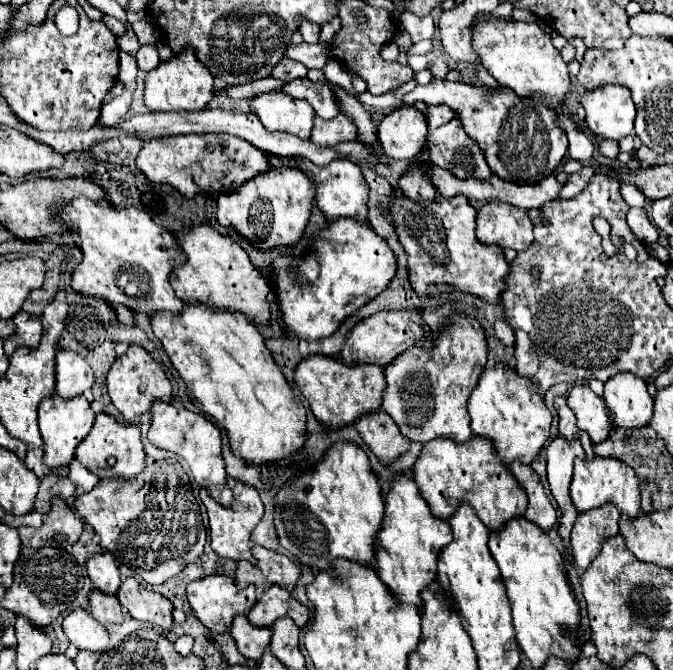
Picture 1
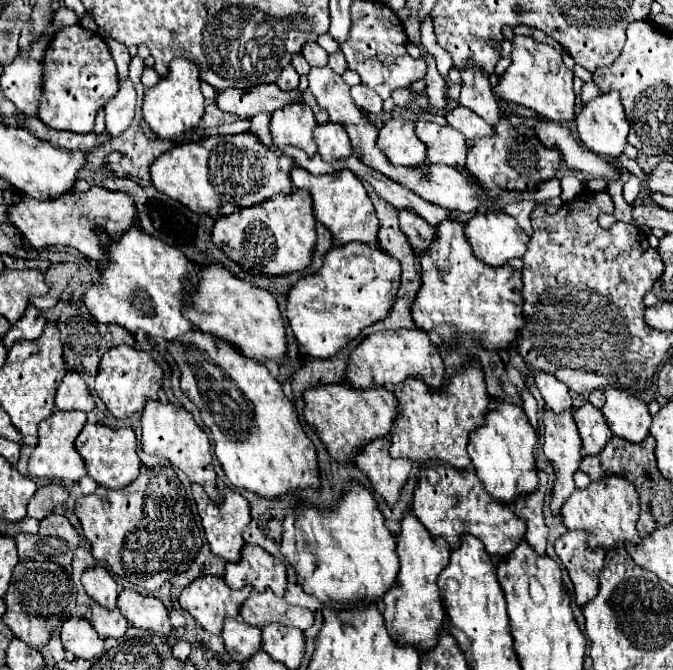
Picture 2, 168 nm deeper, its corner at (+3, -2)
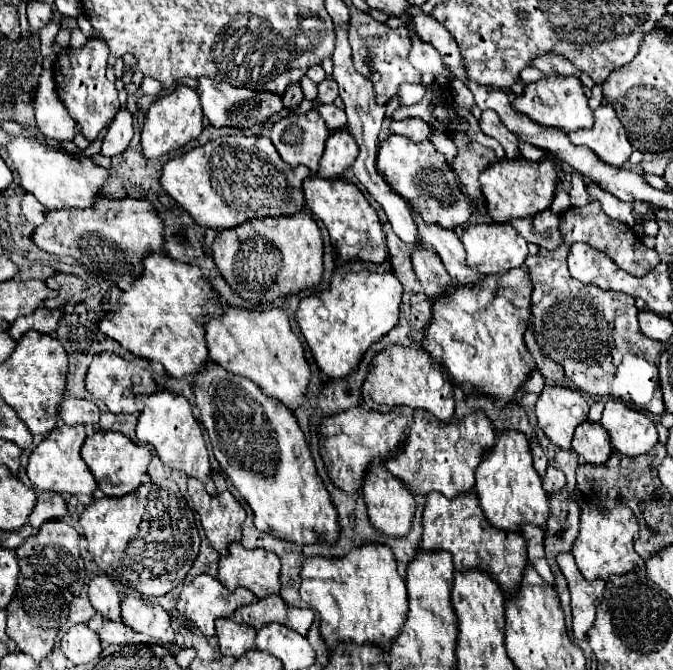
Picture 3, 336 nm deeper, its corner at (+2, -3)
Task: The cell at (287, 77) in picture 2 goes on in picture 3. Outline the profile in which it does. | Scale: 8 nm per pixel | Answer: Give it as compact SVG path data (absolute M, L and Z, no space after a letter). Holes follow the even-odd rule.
M290 85L286 89L286 93L282 95L282 103L286 109L296 109L302 103L302 99L304 99L304 93L302 93L300 85Z

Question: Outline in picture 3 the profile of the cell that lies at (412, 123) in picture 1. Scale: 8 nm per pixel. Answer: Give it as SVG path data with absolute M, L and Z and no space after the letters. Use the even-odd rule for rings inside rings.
M390 135L386 141L382 141L378 149L376 167L384 181L394 189L394 193L404 197L410 203L412 211L430 225L456 229L466 225L476 211L476 203L466 199L464 193L458 189L456 173L448 165L446 157L438 153L430 141L414 143L402 135Z

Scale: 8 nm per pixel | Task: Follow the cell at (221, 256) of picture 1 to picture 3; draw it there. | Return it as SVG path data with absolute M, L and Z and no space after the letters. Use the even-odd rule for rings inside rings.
M226 307L226 315L222 315L222 319L210 319L206 325L206 341L214 363L234 375L254 381L264 395L278 399L290 411L302 407L310 381L310 365L304 357L302 341L292 331L290 319L282 309L256 313Z

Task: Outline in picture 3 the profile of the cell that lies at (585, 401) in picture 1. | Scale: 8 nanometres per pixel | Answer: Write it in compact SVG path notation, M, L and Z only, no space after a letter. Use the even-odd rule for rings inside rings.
M588 421L578 425L578 429L574 431L572 449L580 457L584 457L584 461L590 465L606 463L612 453L612 445L610 445L610 437L606 437L606 429L602 429L600 423L588 423Z

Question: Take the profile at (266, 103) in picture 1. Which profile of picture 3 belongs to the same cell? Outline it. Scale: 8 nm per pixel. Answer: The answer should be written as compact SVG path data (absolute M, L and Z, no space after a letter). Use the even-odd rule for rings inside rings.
M308 111L306 115L288 115L286 121L280 121L272 133L270 139L276 145L280 157L290 165L290 167L298 167L298 165L306 165L314 175L318 173L318 163L320 157L324 153L324 143L328 139L330 131L324 123L324 119L318 115L316 119L316 111ZM290 127L298 127L302 131L302 141L298 145L286 145L282 141L282 133Z

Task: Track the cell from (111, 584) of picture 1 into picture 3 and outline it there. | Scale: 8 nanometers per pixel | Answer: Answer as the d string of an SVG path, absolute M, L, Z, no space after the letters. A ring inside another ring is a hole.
M98 575L90 581L90 603L92 607L110 621L120 621L120 595L116 585L106 577Z

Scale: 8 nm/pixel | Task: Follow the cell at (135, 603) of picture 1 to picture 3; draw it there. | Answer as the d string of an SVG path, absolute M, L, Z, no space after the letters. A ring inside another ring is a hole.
M136 601L136 605L122 605L122 623L134 631L146 633L166 645L174 643L174 631L170 625L170 615L150 601Z

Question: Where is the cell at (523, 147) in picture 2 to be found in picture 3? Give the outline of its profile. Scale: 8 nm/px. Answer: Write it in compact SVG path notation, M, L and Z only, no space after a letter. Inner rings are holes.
M546 159L540 163L530 161L496 161L494 169L482 173L482 193L486 199L486 211L494 223L510 223L512 219L532 219L552 205L556 193L556 165Z

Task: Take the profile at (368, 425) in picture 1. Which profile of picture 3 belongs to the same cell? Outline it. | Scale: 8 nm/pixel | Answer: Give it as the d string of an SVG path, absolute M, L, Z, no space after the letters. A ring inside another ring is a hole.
M374 461L370 465L370 471L366 475L366 481L364 481L364 487L362 487L362 495L364 495L364 501L366 501L366 509L368 509L368 517L370 517L370 523L384 535L388 537L404 537L408 535L410 531L410 523L412 523L412 517L414 517L414 495L408 493L408 489L402 485L402 481L398 481L396 477L392 477L386 469L384 469L384 463L382 461Z

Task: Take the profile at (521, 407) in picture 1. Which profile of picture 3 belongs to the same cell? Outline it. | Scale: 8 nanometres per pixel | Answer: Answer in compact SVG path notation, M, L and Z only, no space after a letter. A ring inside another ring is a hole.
M506 431L496 437L494 449L476 469L476 495L486 521L494 529L520 533L522 525L538 525L546 529L550 517L548 493L542 489L542 479L532 465L528 437L518 431Z

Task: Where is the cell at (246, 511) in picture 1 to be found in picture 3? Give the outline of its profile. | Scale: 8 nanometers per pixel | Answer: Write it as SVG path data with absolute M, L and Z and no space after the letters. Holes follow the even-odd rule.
M192 477L188 479L188 491L210 545L220 555L226 555L228 545L232 541L240 541L240 525L246 519L244 507L228 489L218 491L216 495L208 495L204 485Z

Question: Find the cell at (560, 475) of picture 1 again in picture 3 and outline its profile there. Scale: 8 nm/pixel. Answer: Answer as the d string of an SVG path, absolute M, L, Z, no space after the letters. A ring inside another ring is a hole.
M544 385L540 399L536 403L536 417L538 417L538 427L546 433L546 437L558 445L560 449L572 449L570 441L574 435L574 429L586 421L588 417L588 403L582 397L580 391L566 389L562 385Z

